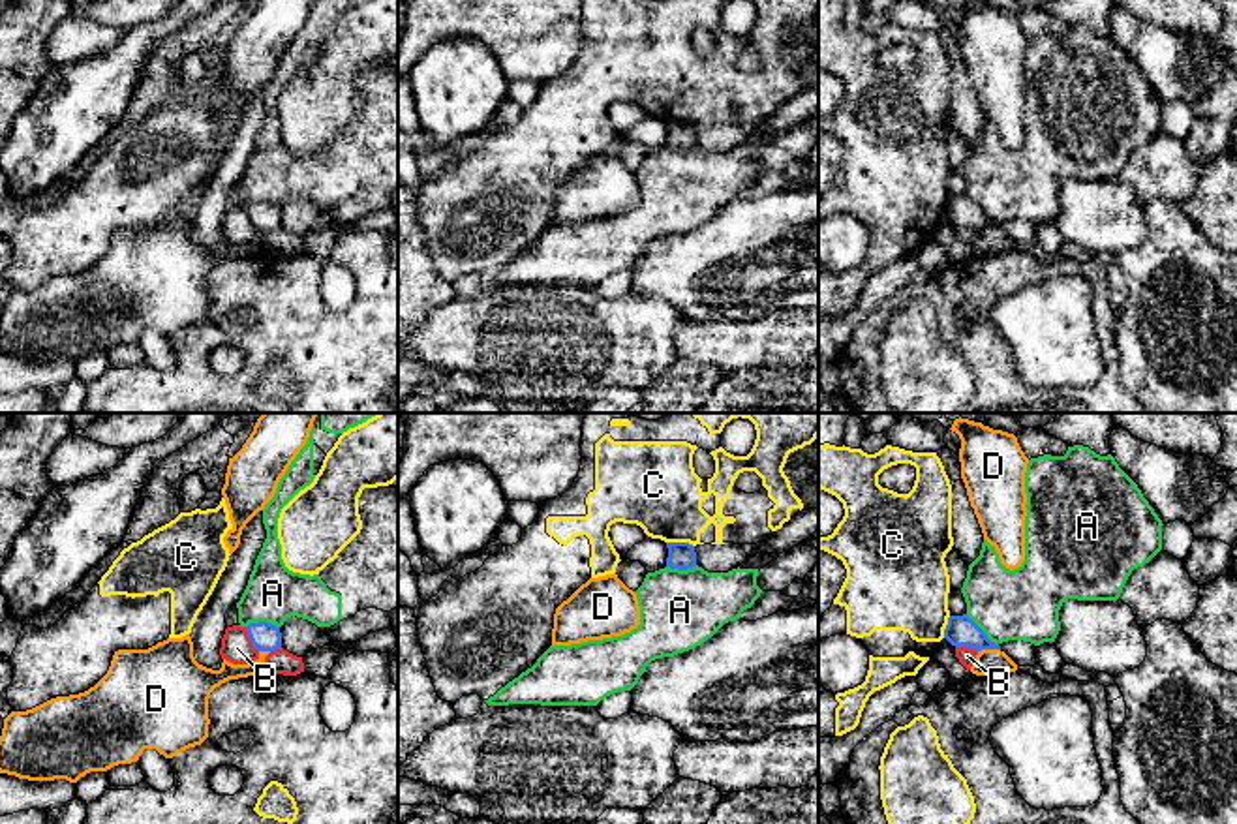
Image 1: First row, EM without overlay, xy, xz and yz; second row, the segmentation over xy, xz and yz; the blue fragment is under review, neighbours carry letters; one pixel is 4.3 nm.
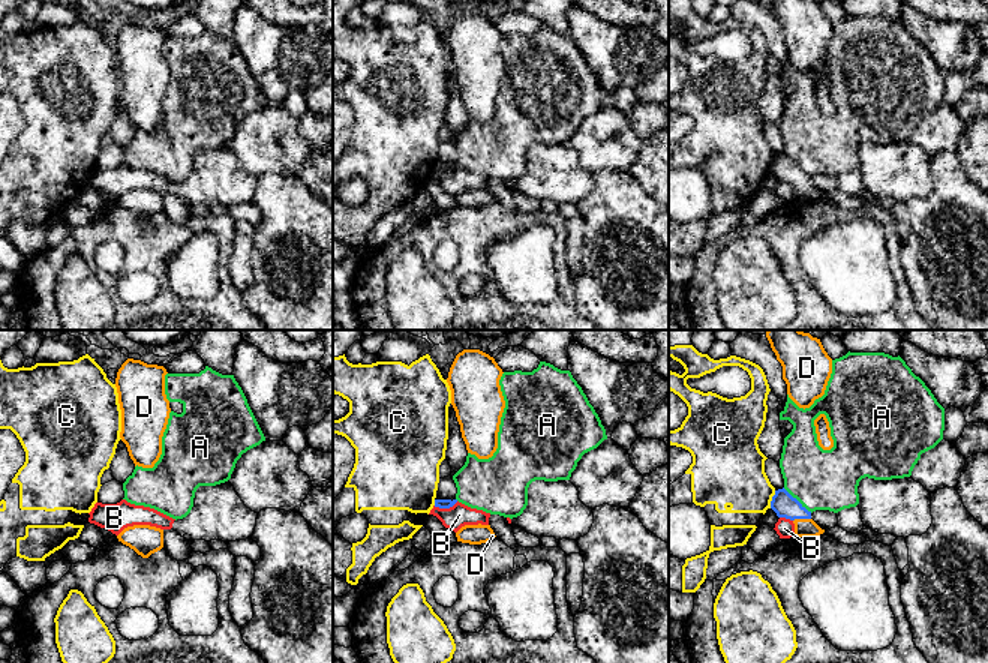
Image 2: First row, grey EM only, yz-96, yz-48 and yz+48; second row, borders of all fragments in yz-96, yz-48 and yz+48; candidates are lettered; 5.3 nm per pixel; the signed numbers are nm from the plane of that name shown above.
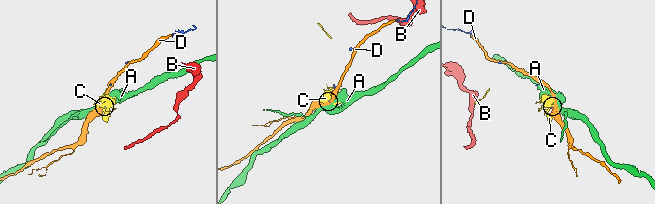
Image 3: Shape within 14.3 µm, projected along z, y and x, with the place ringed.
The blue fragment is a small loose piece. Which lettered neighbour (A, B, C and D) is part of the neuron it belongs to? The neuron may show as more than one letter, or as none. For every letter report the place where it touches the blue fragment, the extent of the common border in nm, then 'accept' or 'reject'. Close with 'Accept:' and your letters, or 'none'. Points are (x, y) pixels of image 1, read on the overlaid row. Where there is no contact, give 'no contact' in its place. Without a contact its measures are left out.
A: meets blue in xy at (261, 622); contact 140 nm long; reject
B: meets blue in xy at (250, 639); contact 130 nm long; reject
C: meets blue in xz at (680, 543); contact 120 nm long; reject
D: meets blue in yz at (988, 648); contact 100 nm long; accept
Accept: D

